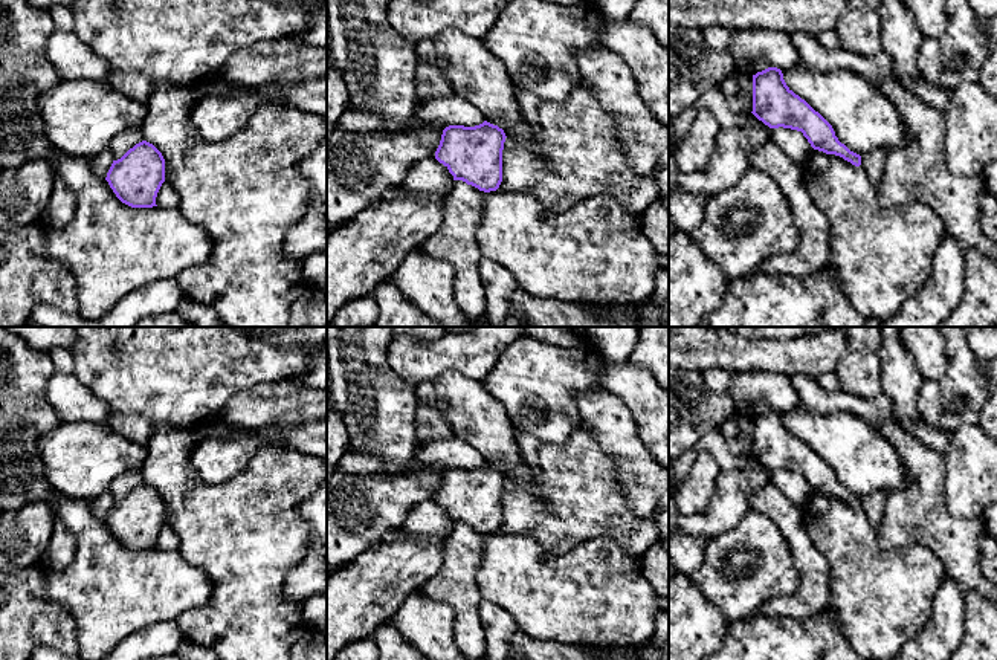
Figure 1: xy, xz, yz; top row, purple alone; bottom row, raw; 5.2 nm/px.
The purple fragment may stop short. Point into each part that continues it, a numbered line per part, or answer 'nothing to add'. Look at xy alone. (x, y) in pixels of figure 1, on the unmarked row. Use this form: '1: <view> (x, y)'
nothing to add

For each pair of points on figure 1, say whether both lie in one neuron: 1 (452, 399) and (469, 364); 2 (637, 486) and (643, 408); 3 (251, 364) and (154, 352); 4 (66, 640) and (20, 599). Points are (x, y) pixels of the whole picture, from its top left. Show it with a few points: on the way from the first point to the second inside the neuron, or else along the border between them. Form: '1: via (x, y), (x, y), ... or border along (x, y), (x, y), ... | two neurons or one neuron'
1: border along (480, 381), (458, 373), (442, 373), (432, 382) | two neurons
2: border along (626, 405), (638, 439), (652, 456) | two neurons
3: via (226, 361), (179, 359) | one neuron
4: via (55, 634), (31, 610) | one neuron

